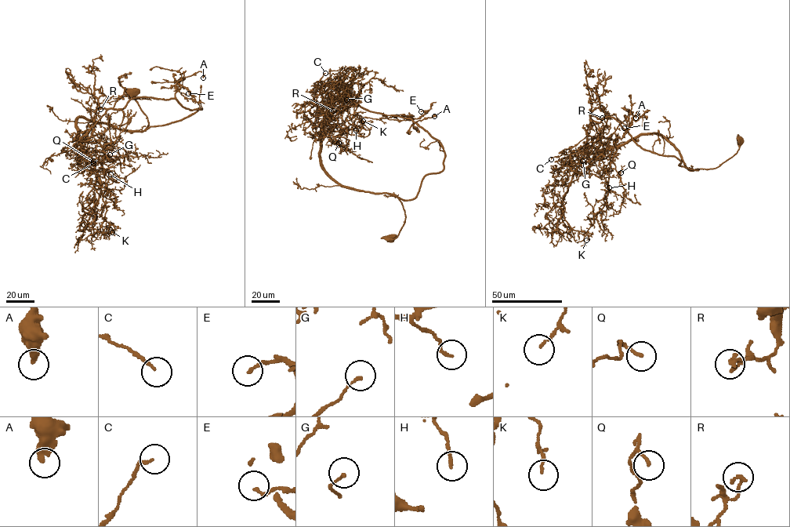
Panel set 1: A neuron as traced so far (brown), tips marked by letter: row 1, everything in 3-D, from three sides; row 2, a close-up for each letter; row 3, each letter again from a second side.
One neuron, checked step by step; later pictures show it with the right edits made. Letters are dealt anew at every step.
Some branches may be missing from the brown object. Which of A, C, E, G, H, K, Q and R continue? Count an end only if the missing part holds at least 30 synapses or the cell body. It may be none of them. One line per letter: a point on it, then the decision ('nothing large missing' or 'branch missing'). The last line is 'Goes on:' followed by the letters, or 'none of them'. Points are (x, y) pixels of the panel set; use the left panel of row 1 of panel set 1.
A: (203, 78) | nothing large missing
C: (93, 163) | nothing large missing
E: (188, 93) | nothing large missing
G: (110, 154) | nothing large missing
H: (110, 174) | nothing large missing
K: (112, 232) | nothing large missing
Q: (93, 161) | nothing large missing
R: (100, 109) | nothing large missing
Goes on: none of them

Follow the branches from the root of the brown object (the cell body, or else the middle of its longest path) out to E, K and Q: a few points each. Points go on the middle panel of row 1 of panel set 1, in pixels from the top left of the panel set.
E: (392, 238), (404, 220), (400, 199), (414, 198), (425, 176), (443, 168), (443, 145), (408, 118), (421, 111)
K: (392, 238), (404, 221), (400, 201), (341, 186), (321, 163), (329, 100), (345, 92), (363, 121)
Q: (392, 238), (404, 221), (402, 202), (335, 180), (324, 169), (320, 137), (338, 143)

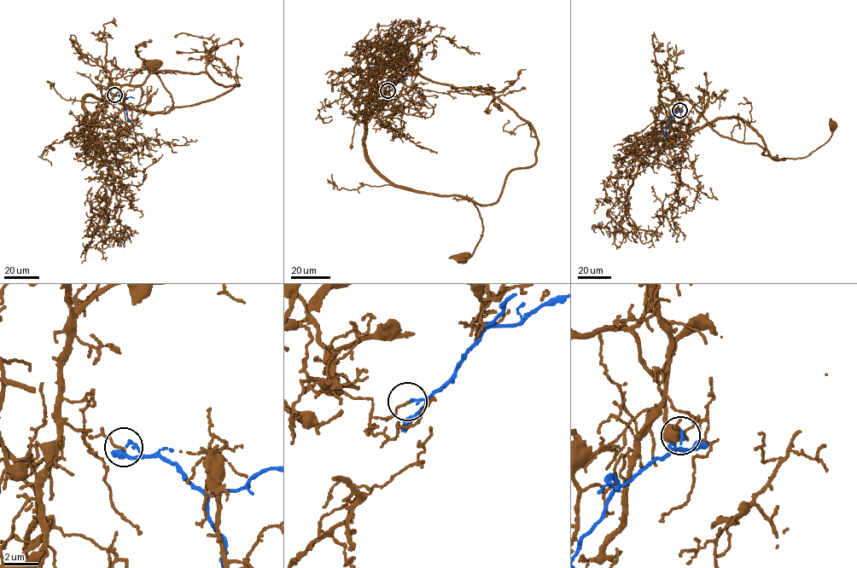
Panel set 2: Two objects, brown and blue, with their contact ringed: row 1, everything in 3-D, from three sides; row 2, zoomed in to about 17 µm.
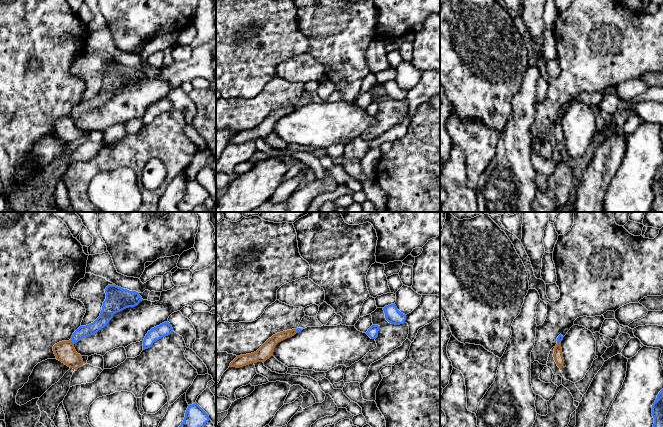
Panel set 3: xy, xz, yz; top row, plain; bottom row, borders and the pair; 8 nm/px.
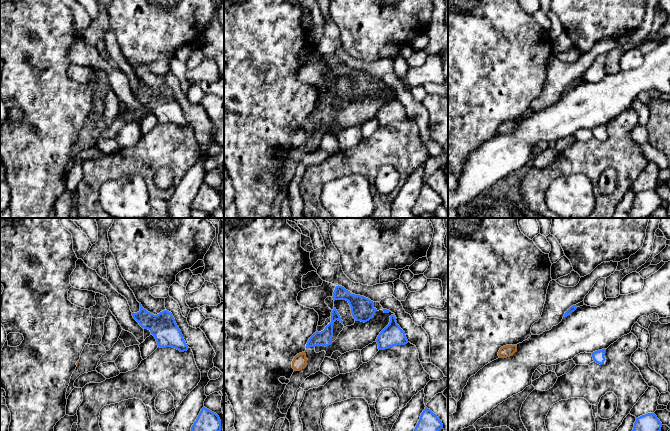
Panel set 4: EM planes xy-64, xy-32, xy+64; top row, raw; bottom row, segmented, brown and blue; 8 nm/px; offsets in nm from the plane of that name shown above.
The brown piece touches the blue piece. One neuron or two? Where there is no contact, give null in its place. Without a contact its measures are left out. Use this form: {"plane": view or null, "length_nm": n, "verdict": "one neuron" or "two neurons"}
{"plane": "xy", "length_nm": 50, "verdict": "two neurons"}

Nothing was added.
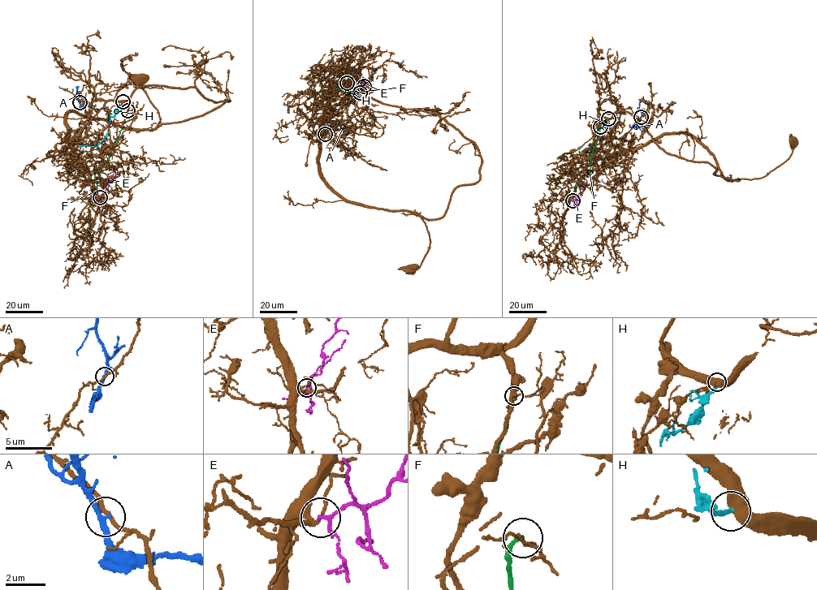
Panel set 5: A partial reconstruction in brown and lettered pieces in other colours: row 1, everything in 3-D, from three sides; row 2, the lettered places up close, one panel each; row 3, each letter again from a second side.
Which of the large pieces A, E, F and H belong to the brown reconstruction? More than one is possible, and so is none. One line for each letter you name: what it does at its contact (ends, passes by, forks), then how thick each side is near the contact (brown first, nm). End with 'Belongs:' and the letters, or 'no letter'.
E: it passes by; calibres 200 and 150 nm
Belongs: E

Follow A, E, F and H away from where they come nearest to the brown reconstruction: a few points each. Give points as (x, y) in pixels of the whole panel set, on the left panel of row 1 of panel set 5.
A: (79, 102), (81, 105), (94, 109), (107, 107)
E: (101, 196), (107, 183), (119, 175), (117, 170)
F: (127, 110), (109, 159), (94, 174), (97, 187), (92, 204)
H: (123, 101), (110, 118), (108, 134), (103, 140), (94, 147), (79, 147)

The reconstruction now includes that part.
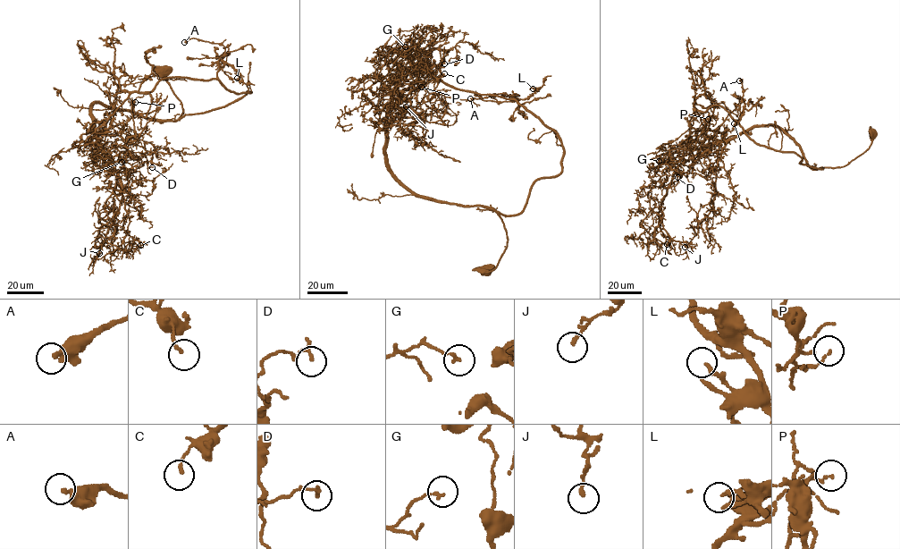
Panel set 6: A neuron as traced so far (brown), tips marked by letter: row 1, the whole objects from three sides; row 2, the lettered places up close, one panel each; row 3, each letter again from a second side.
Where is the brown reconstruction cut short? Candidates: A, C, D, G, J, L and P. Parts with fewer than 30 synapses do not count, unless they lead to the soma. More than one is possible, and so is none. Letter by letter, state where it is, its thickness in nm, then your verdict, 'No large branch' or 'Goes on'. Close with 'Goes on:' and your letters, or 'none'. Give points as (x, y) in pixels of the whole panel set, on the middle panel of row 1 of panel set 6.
A: Place: (470, 98). Thickness 360 nm. No large branch
C: Place: (444, 73). Thickness 140 nm. No large branch
D: Place: (444, 63). Thickness 160 nm. No large branch
G: Place: (405, 46). Thickness 140 nm. No large branch
J: Place: (406, 106). Thickness 170 nm. No large branch
L: Place: (533, 88). Thickness 190 nm. No large branch
P: Place: (421, 87). Thickness 110 nm. No large branch
Goes on: none

